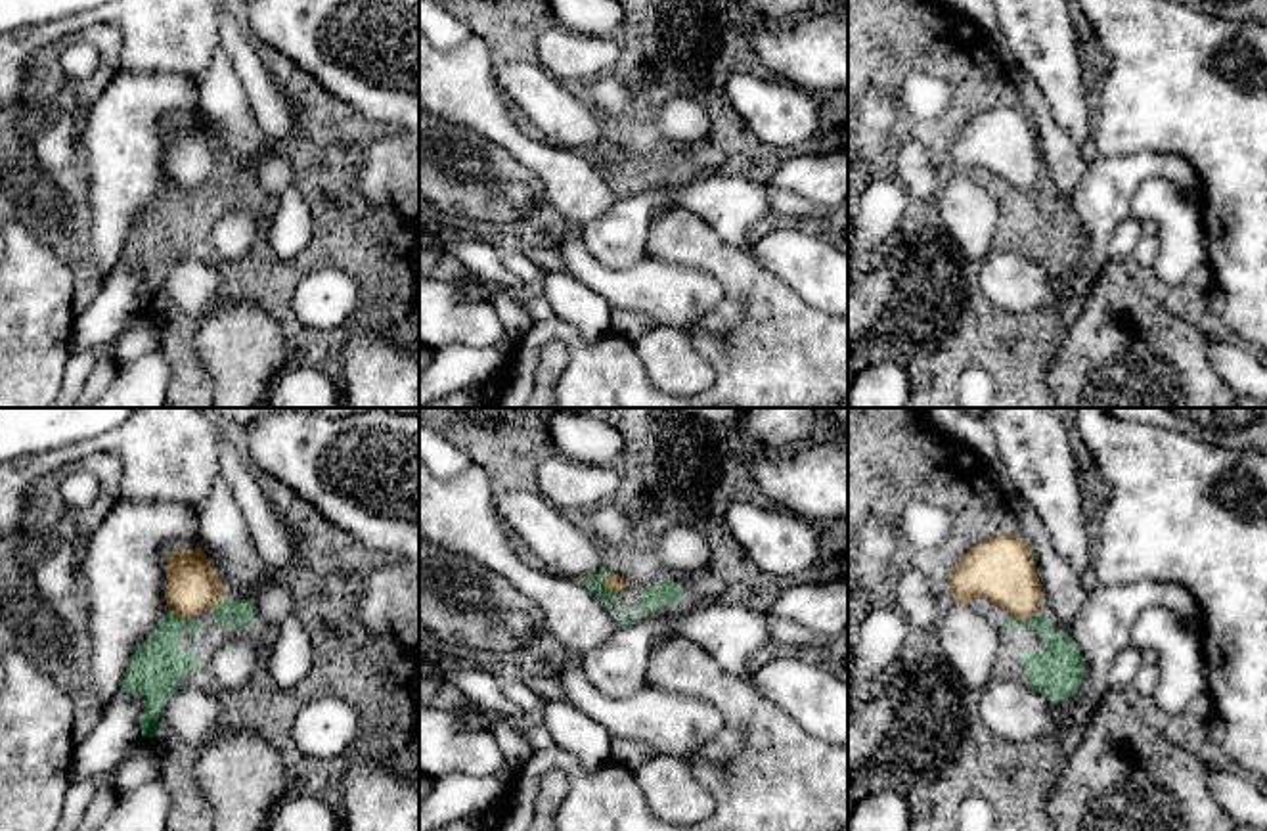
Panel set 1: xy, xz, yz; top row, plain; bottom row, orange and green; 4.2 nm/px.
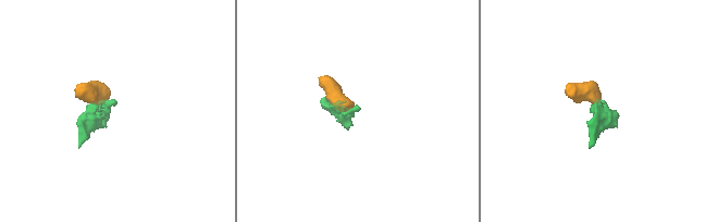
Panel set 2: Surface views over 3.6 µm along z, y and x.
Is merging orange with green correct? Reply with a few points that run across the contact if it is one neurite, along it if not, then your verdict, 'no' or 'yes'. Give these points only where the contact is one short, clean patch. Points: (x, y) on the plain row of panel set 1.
line xz (611, 142), (605, 156), (617, 163); no

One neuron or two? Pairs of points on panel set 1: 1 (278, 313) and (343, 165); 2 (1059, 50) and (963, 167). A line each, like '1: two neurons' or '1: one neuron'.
1: one neuron
2: one neuron

